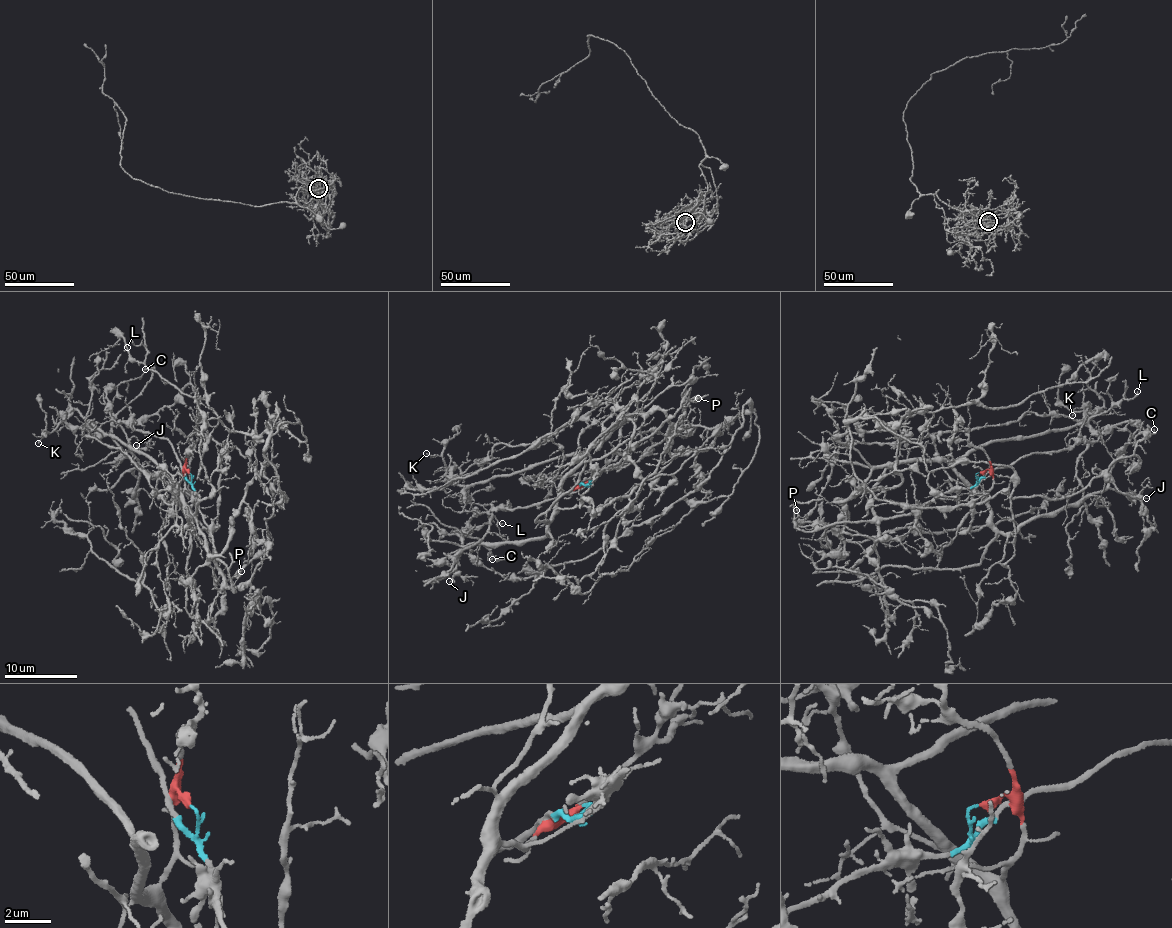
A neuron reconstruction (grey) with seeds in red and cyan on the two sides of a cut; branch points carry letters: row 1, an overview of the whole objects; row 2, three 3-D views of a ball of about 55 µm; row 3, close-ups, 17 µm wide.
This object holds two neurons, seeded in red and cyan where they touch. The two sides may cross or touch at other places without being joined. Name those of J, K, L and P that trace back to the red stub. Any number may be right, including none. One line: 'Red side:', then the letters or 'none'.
Red side: J, K, L

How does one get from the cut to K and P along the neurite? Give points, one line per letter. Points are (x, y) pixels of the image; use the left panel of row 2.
K: (189, 473), (183, 473), (184, 487), (175, 500), (173, 486), (160, 468), (75, 409), (38, 443)
P: (189, 473), (213, 548), (226, 566), (234, 591), (232, 586), (241, 571)

